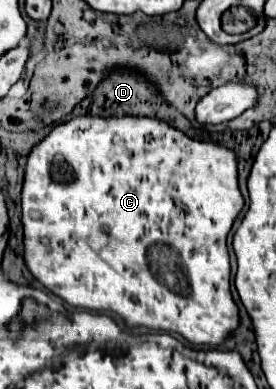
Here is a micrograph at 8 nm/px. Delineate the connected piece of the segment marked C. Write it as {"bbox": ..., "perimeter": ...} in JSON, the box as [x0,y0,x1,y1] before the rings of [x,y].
{"bbox":[23,115,243,347],"perimeter":[[[79,115],[71,121],[55,125],[49,135],[37,143],[27,159],[25,183],[23,183],[23,259],[31,275],[43,283],[47,291],[61,297],[65,303],[91,311],[113,311],[117,313],[127,327],[147,327],[151,331],[179,333],[191,345],[209,345],[219,347],[225,343],[233,331],[239,327],[239,307],[233,301],[229,291],[229,251],[227,251],[227,233],[237,219],[237,213],[243,209],[243,197],[239,191],[237,175],[239,157],[233,149],[223,147],[213,141],[197,141],[187,137],[183,131],[173,125],[141,115],[125,117],[97,117],[97,115]]]}

